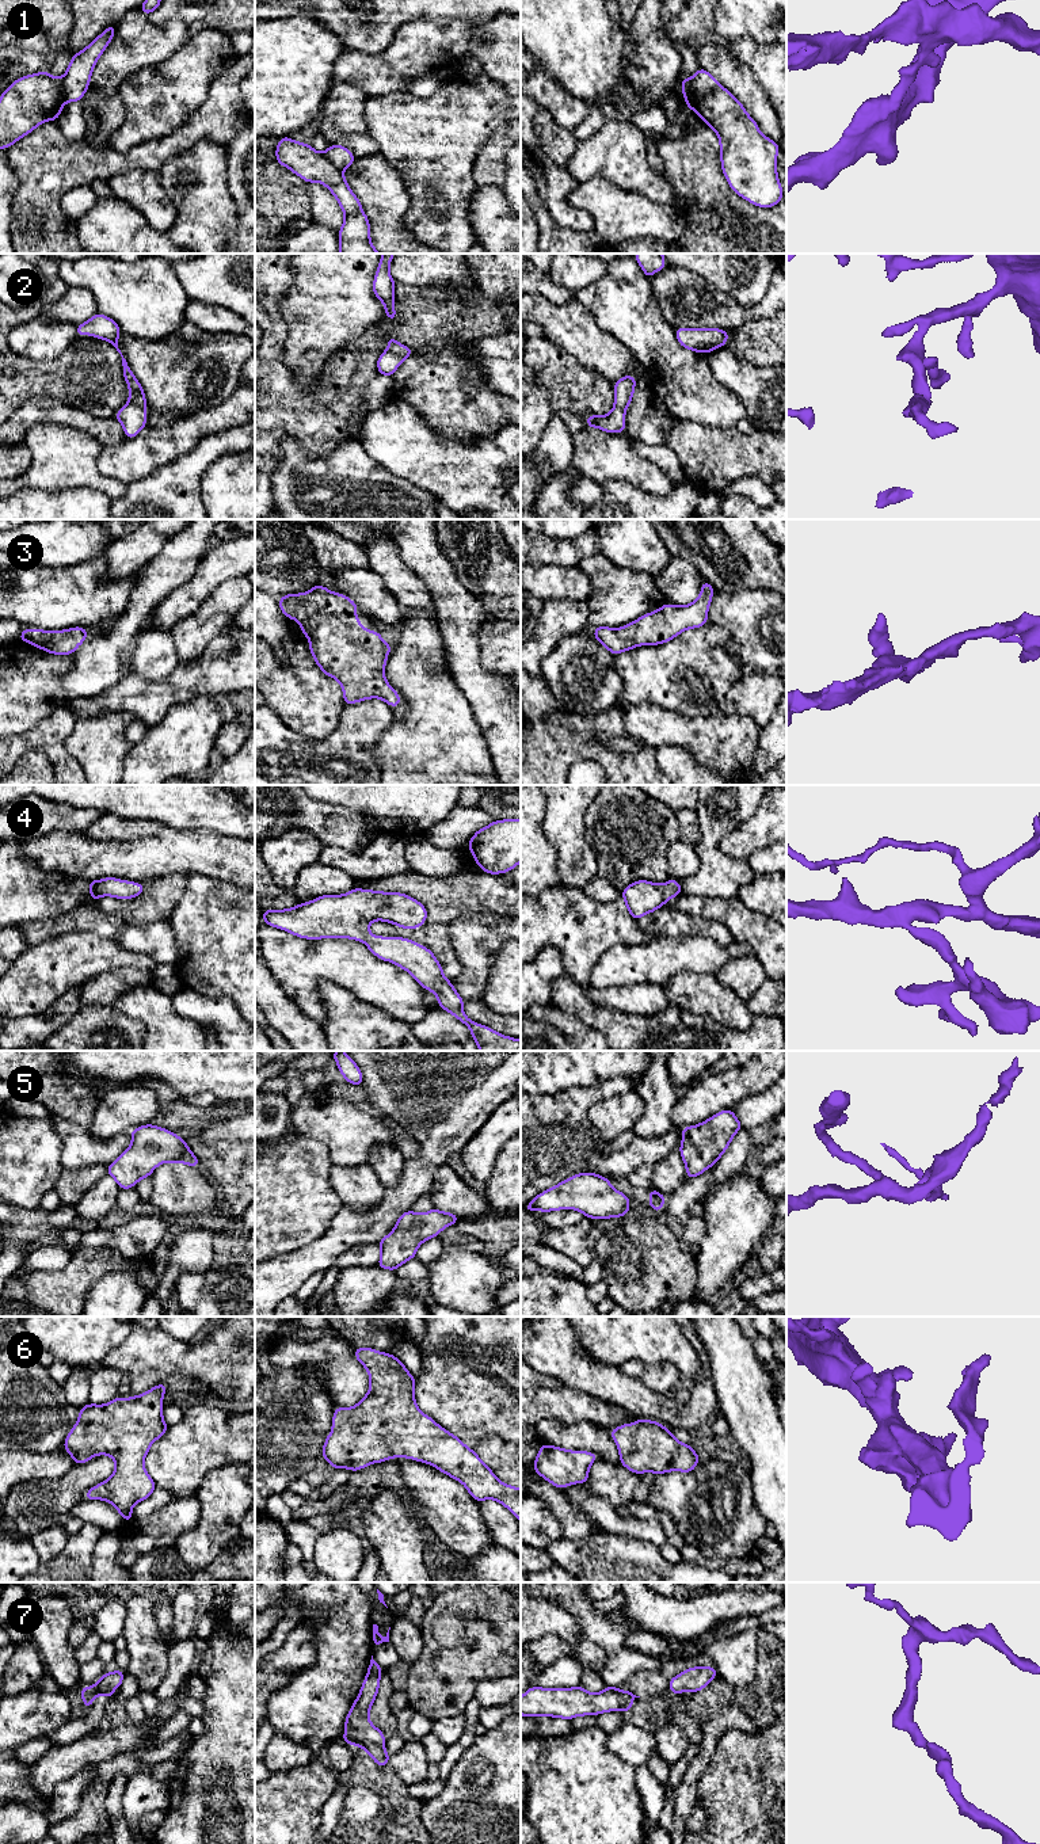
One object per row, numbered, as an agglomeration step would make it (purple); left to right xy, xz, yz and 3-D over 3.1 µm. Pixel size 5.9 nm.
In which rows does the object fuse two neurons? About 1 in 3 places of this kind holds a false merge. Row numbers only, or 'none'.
1

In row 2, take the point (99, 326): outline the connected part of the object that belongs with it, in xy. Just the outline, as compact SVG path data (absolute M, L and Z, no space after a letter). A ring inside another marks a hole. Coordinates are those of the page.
M98 312L94 317L91 317L85 323L76 327L76 335L92 335L95 338L104 339L108 343L111 343L117 348L117 351L121 354L122 366L123 366L123 378L125 378L126 384L129 385L129 401L123 408L121 408L114 415L114 418L121 422L126 438L127 439L134 438L142 428L145 428L145 424L146 424L145 409L146 409L148 403L144 396L144 389L142 389L141 384L136 380L132 369L129 367L126 359L123 358L121 350L118 348L118 336L121 335L121 329L118 327L118 324L113 319Z

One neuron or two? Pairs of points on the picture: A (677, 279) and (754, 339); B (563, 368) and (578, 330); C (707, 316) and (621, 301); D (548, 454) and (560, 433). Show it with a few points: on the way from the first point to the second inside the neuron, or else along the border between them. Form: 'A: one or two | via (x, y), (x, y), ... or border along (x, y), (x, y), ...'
A: two | border along (770, 317), (751, 320), (728, 331)
B: two | border along (544, 336), (594, 372)
C: two | border along (648, 279), (661, 315), (674, 328)
D: one | via (553, 449), (556, 438)

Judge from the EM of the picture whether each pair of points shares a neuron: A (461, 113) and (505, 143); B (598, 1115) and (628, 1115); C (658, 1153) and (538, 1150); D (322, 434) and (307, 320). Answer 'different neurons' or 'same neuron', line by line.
A: different neurons
B: same neuron
C: same neuron
D: different neurons

